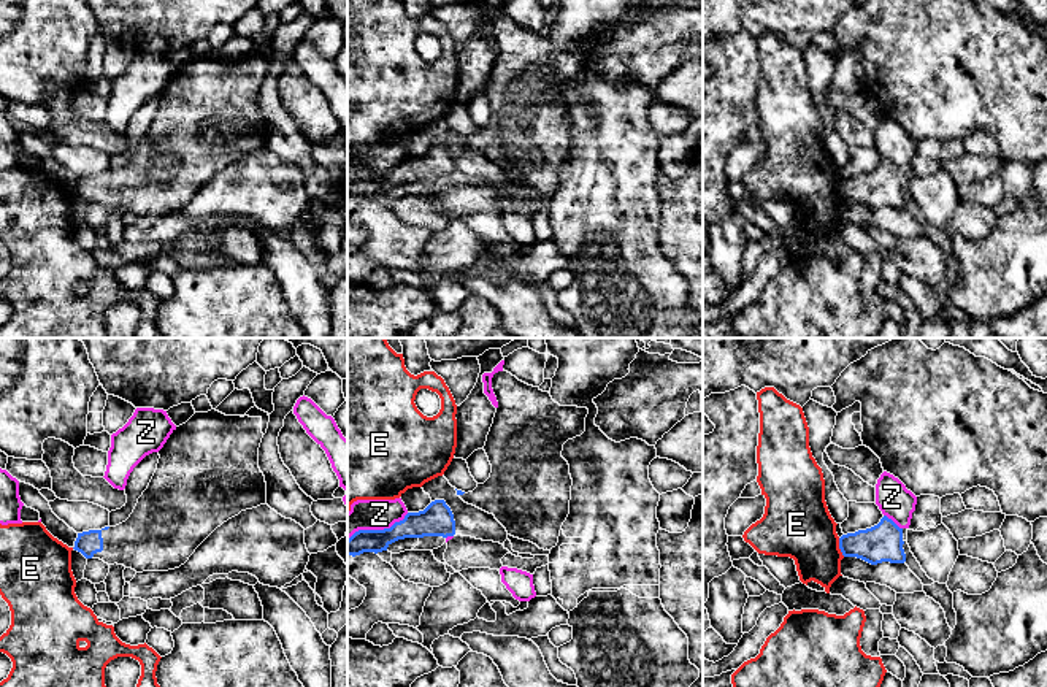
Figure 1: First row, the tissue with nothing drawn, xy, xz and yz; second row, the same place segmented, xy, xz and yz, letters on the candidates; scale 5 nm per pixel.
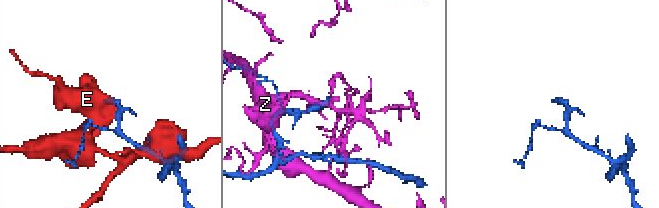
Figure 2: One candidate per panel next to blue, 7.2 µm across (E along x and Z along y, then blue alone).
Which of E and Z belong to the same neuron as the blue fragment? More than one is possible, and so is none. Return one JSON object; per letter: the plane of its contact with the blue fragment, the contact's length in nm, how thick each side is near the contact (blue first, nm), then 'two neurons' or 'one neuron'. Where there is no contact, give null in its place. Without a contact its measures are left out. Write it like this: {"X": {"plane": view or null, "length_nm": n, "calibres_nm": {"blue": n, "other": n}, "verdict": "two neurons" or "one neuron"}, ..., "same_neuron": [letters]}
{"E": {"plane": "yz", "length_nm": 100, "calibres_nm": {"blue": 190, "other": 340}, "verdict": "two neurons"}, "Z": {"plane": "xz", "length_nm": 340, "calibres_nm": {"blue": 130, "other": 160}, "verdict": "two neurons"}, "same_neuron": []}

